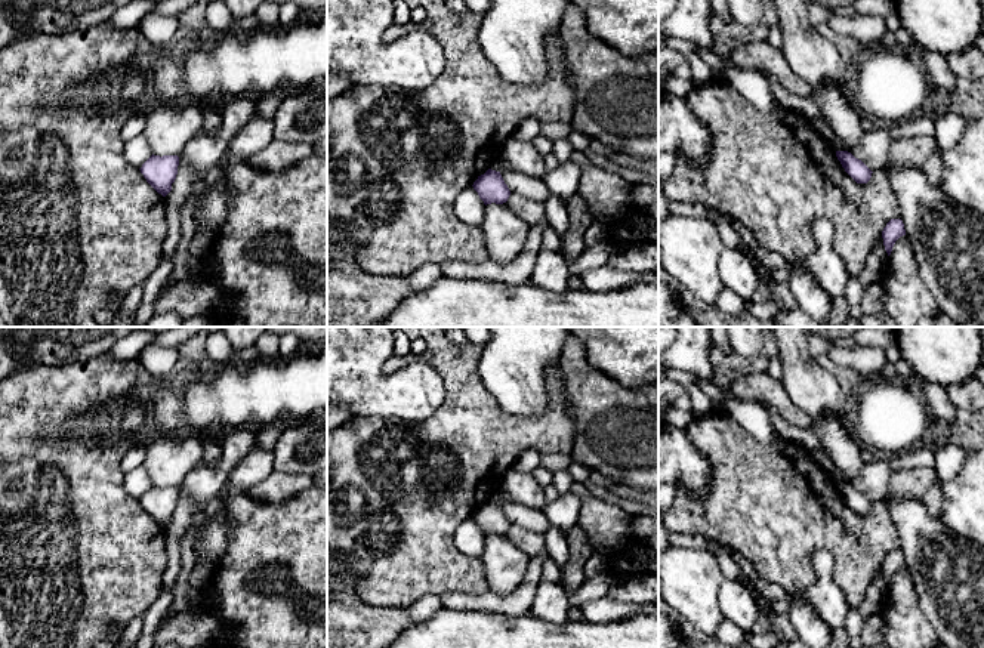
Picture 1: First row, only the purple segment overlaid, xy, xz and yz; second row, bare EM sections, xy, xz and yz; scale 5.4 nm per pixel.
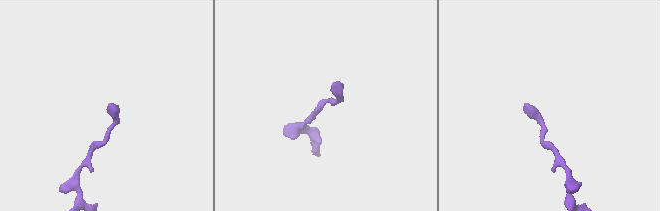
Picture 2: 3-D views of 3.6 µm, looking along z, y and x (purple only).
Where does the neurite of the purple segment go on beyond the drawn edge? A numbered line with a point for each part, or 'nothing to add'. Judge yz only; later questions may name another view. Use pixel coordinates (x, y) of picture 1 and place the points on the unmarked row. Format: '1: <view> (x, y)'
nothing to add

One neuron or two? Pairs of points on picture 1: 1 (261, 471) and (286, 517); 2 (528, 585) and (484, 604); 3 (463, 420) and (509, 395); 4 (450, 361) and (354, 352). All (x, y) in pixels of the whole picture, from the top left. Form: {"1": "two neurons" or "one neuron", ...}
{"1": "two neurons", "2": "one neuron", "3": "two neurons", "4": "two neurons"}

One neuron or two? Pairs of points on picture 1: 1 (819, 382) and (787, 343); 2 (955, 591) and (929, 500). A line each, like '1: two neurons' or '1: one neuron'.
1: one neuron
2: two neurons

